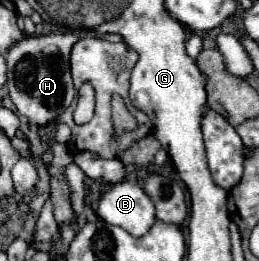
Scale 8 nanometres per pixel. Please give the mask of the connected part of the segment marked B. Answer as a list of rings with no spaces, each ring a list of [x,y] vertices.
[[[128,180],[102,192],[96,212],[104,222],[120,226],[136,238],[144,236],[156,222],[156,208],[152,208],[152,200],[148,200],[148,194],[138,184]]]

